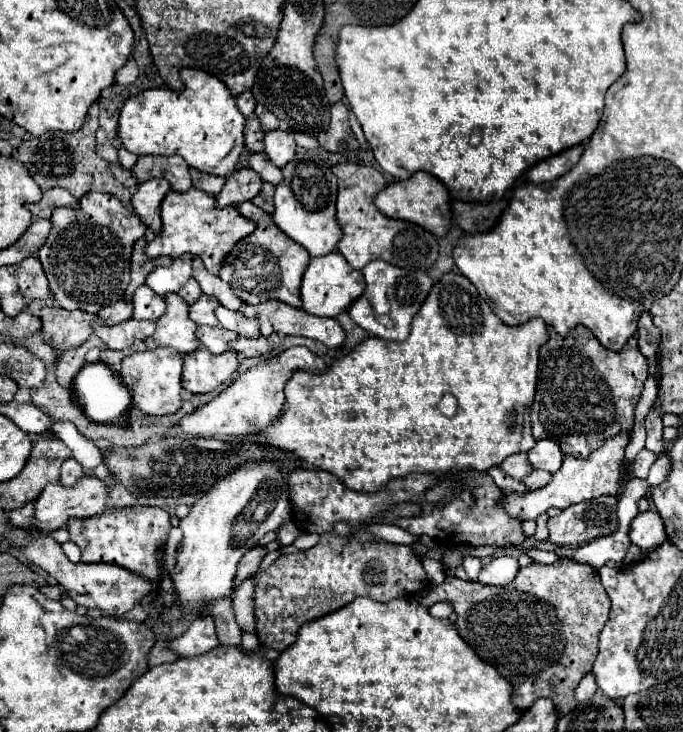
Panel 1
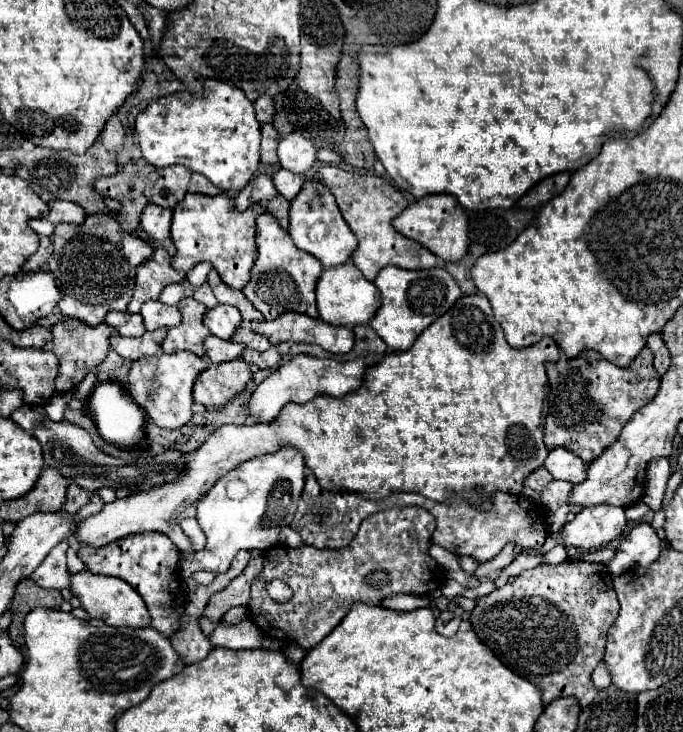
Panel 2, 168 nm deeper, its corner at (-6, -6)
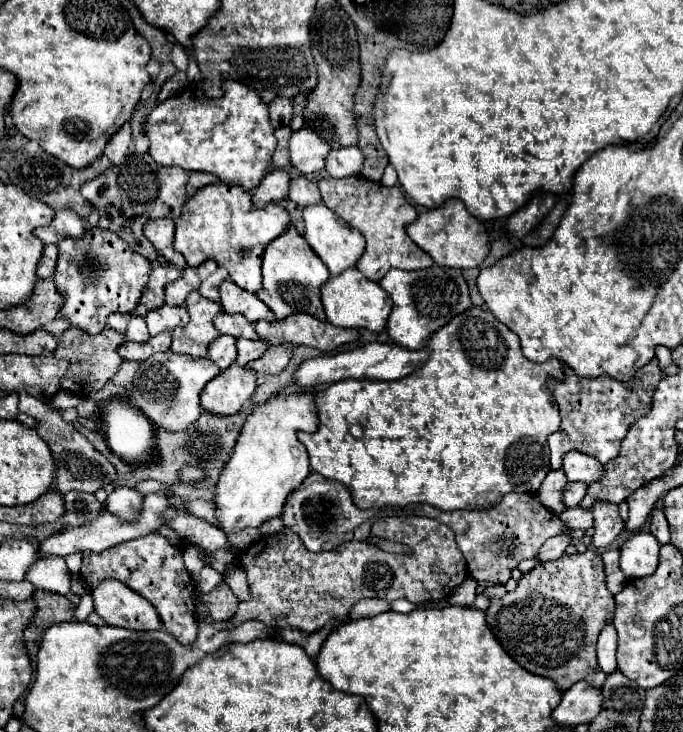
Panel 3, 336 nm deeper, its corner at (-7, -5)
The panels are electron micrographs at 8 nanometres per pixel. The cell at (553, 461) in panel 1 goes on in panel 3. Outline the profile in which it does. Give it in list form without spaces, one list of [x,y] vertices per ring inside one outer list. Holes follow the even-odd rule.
[[[570,451],[564,455],[562,471],[568,481],[582,481],[582,483],[594,483],[604,477],[602,463],[596,463],[594,457],[588,457],[580,451]]]

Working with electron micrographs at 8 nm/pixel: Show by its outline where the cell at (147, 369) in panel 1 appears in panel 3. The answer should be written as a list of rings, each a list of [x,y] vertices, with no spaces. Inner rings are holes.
[[[172,351],[156,353],[150,359],[142,361],[134,381],[132,381],[132,403],[156,425],[164,427],[168,431],[182,431],[186,429],[192,421],[196,421],[202,413],[200,407],[200,391],[202,387],[214,379],[220,373],[212,361],[204,359],[194,359],[188,355],[178,355]]]

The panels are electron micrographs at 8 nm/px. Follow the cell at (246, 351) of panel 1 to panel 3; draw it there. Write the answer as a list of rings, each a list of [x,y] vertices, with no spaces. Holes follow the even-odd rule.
[[[276,345],[276,347],[270,347],[260,359],[252,361],[248,367],[258,371],[258,373],[280,373],[288,361],[292,357],[292,351],[284,345]]]

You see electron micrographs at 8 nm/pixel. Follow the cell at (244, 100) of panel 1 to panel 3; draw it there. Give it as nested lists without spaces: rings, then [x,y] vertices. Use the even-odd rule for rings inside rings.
[[[276,97],[274,101],[268,103],[268,113],[270,113],[270,121],[274,127],[288,125],[292,117],[292,101],[284,97]]]

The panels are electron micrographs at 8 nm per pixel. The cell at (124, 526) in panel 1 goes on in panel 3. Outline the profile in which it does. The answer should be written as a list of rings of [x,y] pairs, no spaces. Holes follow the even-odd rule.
[[[154,533],[140,537],[140,541],[126,541],[124,545],[116,545],[112,549],[106,549],[104,553],[82,553],[80,575],[90,587],[96,587],[104,579],[118,579],[126,583],[130,589],[134,589],[154,605],[164,629],[182,645],[190,645],[196,639],[196,609],[192,601],[194,579],[184,567],[180,549],[174,547],[166,537]]]

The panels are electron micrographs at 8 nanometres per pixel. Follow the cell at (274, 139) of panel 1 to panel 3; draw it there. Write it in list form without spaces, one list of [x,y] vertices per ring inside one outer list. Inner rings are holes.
[[[300,129],[294,131],[288,143],[290,163],[304,175],[320,173],[324,169],[324,159],[330,151],[330,145],[322,141],[314,131]]]

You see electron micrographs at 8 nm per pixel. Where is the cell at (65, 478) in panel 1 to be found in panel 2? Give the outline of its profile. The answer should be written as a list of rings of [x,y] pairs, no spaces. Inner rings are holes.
[[[71,484],[71,486],[67,488],[67,502],[65,502],[63,510],[67,510],[69,514],[75,514],[75,512],[79,512],[87,502],[89,502],[89,492],[85,492],[83,488],[79,488],[77,484]]]

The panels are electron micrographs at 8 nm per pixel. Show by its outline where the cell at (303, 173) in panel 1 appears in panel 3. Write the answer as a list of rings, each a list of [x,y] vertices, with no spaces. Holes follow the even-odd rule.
[[[324,203],[304,207],[302,217],[304,217],[304,223],[306,223],[304,239],[318,253],[318,257],[326,263],[326,267],[330,269],[330,275],[338,275],[344,269],[356,265],[356,261],[364,253],[364,237],[362,237],[360,231],[350,227],[342,217],[338,217],[334,211],[330,211]]]

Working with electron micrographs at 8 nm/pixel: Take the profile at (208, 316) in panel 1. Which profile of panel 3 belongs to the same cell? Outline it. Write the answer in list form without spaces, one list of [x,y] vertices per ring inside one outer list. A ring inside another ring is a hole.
[[[220,311],[214,319],[214,327],[220,331],[220,333],[226,333],[226,335],[232,335],[232,337],[246,337],[246,339],[258,339],[256,331],[254,331],[254,325],[244,317],[244,315],[230,315],[230,313],[224,313]]]

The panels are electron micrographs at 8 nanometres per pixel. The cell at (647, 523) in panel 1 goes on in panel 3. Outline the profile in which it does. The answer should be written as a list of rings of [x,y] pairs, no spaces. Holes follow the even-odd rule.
[[[648,531],[632,533],[620,545],[620,571],[628,579],[638,579],[652,575],[658,565],[660,543]]]

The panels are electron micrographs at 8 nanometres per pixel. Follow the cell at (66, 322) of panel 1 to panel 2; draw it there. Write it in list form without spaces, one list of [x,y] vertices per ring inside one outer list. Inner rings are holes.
[[[65,320],[51,328],[53,338],[45,344],[45,350],[53,352],[59,358],[59,374],[55,378],[57,392],[73,390],[93,368],[97,368],[109,352],[109,338],[115,334],[115,330],[107,324],[99,326],[87,326],[79,320]]]

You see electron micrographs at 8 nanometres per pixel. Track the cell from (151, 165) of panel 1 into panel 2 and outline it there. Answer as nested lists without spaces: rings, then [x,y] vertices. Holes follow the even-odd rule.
[[[139,158],[139,160],[131,160],[129,164],[125,164],[113,176],[97,178],[93,190],[97,190],[97,194],[101,194],[105,198],[113,198],[121,204],[121,210],[115,212],[113,218],[119,220],[119,224],[123,226],[123,230],[127,234],[135,234],[139,228],[139,214],[143,212],[143,208],[151,202],[155,202],[157,206],[163,206],[163,208],[173,208],[187,194],[189,178],[191,178],[191,170],[187,170],[185,166],[155,168],[145,158]]]

